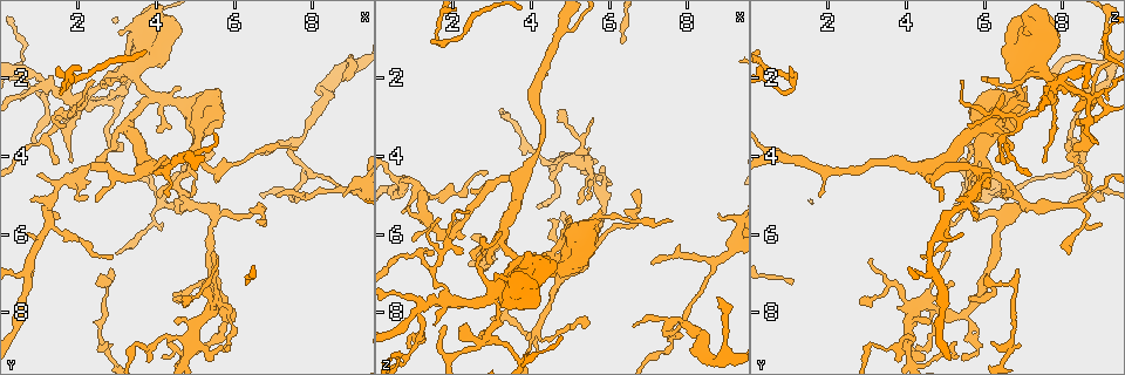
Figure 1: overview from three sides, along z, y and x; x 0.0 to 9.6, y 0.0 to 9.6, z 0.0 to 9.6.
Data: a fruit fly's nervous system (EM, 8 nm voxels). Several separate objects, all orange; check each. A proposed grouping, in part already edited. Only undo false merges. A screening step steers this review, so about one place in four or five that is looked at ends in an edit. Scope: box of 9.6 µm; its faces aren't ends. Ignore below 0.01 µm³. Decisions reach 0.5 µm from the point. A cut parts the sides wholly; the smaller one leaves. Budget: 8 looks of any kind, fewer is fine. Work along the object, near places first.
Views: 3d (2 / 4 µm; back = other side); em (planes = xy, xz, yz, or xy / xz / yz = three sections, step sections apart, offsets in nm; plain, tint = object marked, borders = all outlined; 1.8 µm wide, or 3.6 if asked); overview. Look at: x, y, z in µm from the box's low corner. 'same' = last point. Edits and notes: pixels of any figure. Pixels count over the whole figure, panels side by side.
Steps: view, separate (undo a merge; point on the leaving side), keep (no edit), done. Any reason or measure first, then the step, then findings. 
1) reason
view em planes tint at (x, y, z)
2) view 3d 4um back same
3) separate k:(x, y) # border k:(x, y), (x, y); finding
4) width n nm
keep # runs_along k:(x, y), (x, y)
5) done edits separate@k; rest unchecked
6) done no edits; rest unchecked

thick turns thin
view em xz step 4 tint at (2.75, 9.05, 6.60)

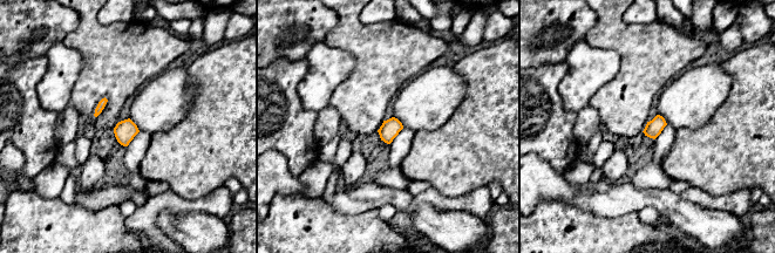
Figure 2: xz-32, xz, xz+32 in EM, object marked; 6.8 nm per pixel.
view em planes borders same

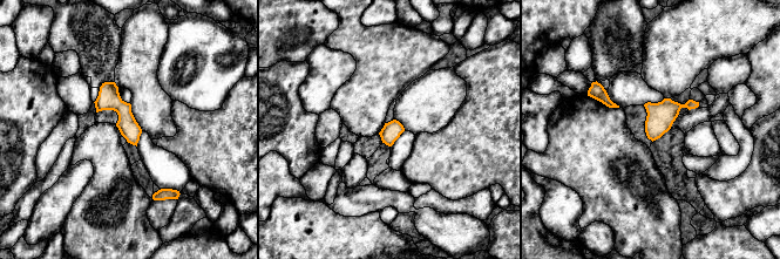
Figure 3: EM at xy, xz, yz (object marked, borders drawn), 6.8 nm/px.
keep # continuous, no second cell

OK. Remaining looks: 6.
four arms meet
view 3d 4um at (4.20, 5.25, 8.40)

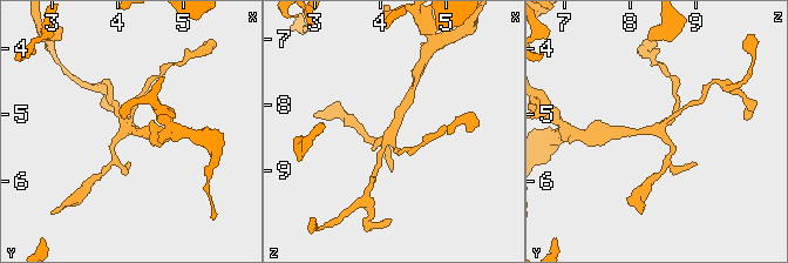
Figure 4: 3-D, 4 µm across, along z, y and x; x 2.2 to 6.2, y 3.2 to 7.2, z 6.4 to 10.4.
need the tissue
view em yz step 16 tint at (4.20, 5.25, 8.35)

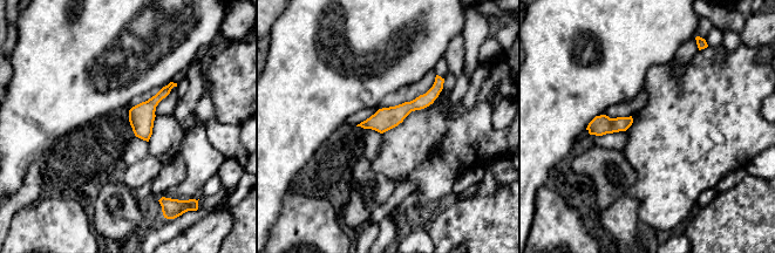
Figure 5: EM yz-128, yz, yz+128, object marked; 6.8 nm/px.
keep # runs_along 5:(440, 81), (423, 101), (364, 124); continuous, no second cell

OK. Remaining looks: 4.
view em 3.6um xy step 8 tint at (1.10, 2.15, 8.00)

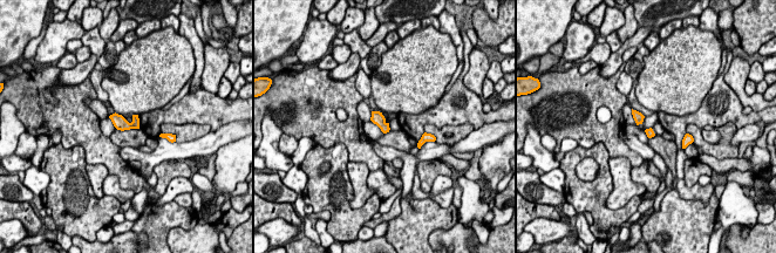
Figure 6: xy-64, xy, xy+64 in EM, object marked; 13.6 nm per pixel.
another direction
view em 3.6um planes tint same

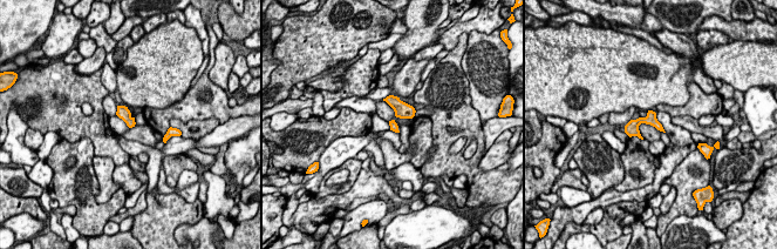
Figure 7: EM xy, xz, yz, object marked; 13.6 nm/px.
keep # one cell here

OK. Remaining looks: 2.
done no edits; rest unchecked

